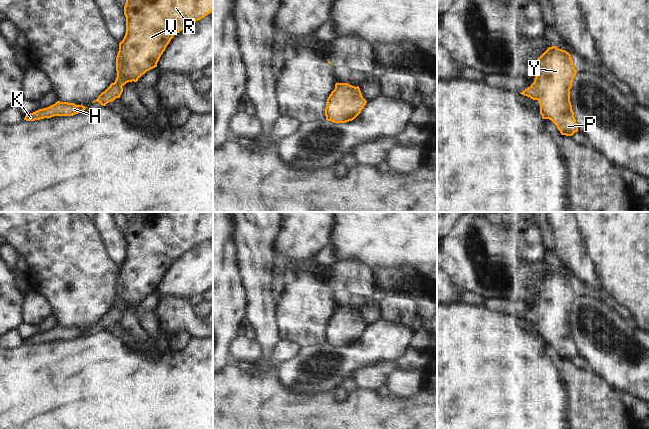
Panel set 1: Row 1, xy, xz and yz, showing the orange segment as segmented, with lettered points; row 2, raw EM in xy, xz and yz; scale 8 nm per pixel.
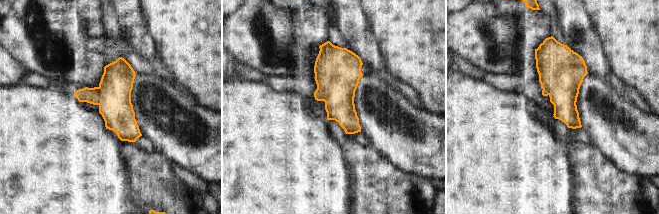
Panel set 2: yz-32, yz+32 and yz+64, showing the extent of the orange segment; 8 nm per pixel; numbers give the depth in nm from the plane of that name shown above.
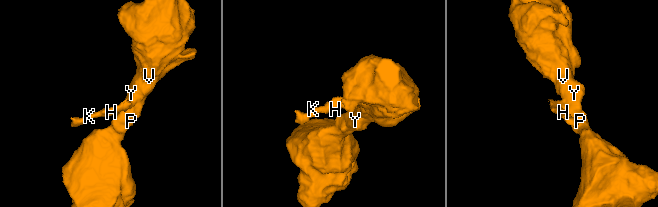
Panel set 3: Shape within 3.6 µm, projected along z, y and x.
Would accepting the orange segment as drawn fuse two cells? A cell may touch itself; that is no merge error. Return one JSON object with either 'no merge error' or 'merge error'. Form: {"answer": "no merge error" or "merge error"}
{"answer": "no merge error"}

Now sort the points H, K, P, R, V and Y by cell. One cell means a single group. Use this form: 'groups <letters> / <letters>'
groups H K P R V Y

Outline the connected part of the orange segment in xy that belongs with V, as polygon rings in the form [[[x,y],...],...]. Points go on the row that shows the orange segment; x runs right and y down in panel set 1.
[[[126,0],[126,33],[119,43],[116,57],[117,77],[92,103],[99,102],[106,106],[107,103],[120,98],[126,83],[137,82],[143,74],[157,67],[161,55],[174,35],[212,11],[213,0]]]

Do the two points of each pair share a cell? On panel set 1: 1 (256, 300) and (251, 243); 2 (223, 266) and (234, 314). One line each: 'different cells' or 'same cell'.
1: same cell
2: same cell

